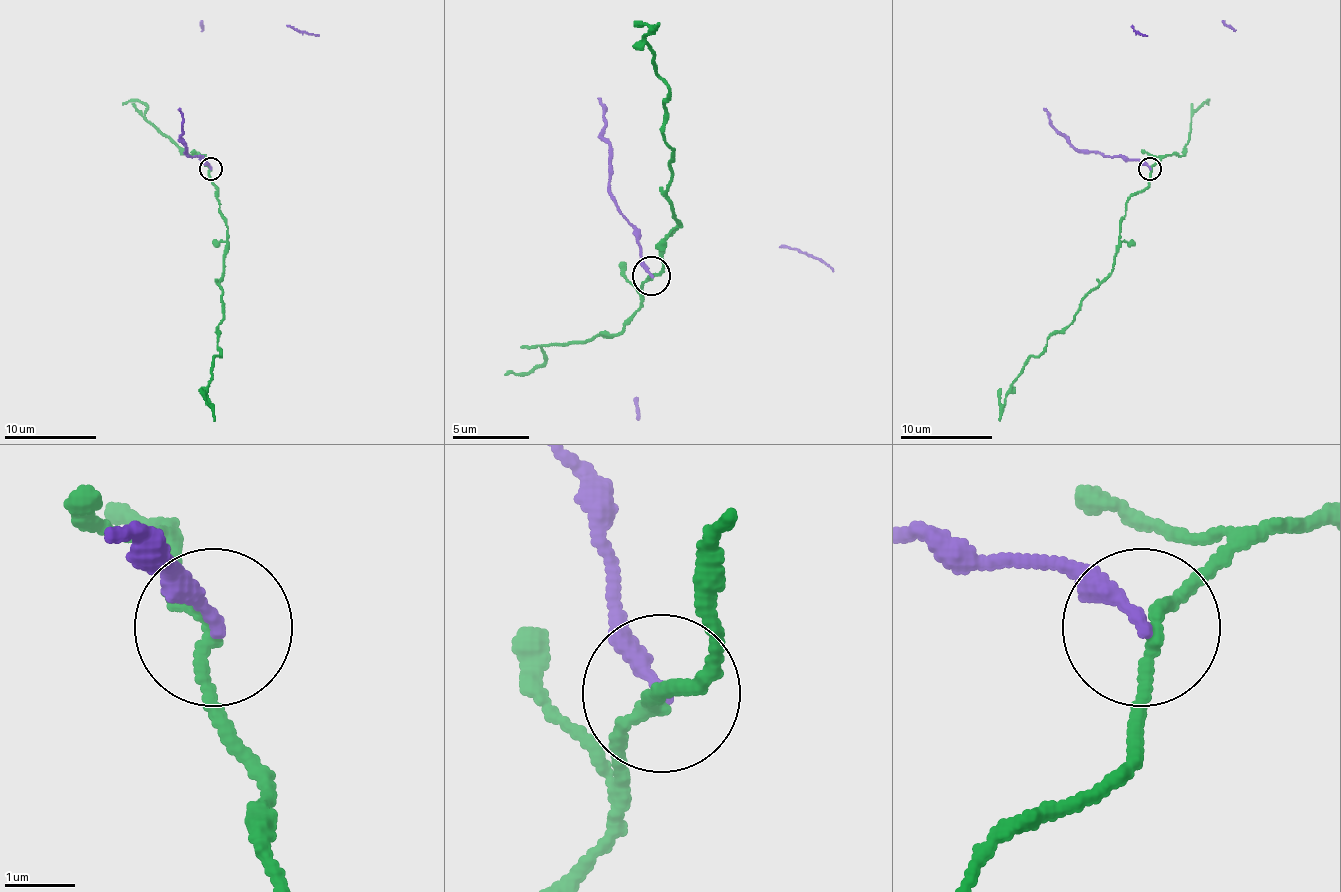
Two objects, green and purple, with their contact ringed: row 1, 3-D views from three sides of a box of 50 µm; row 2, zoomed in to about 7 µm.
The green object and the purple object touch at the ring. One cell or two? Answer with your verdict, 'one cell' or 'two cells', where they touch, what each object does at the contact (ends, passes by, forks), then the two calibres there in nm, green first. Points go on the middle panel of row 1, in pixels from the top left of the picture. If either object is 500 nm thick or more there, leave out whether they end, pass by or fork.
two cells; at (651, 276); green passes by; purple ends there; 160 nm thick on the green side, 240 nm on the other

